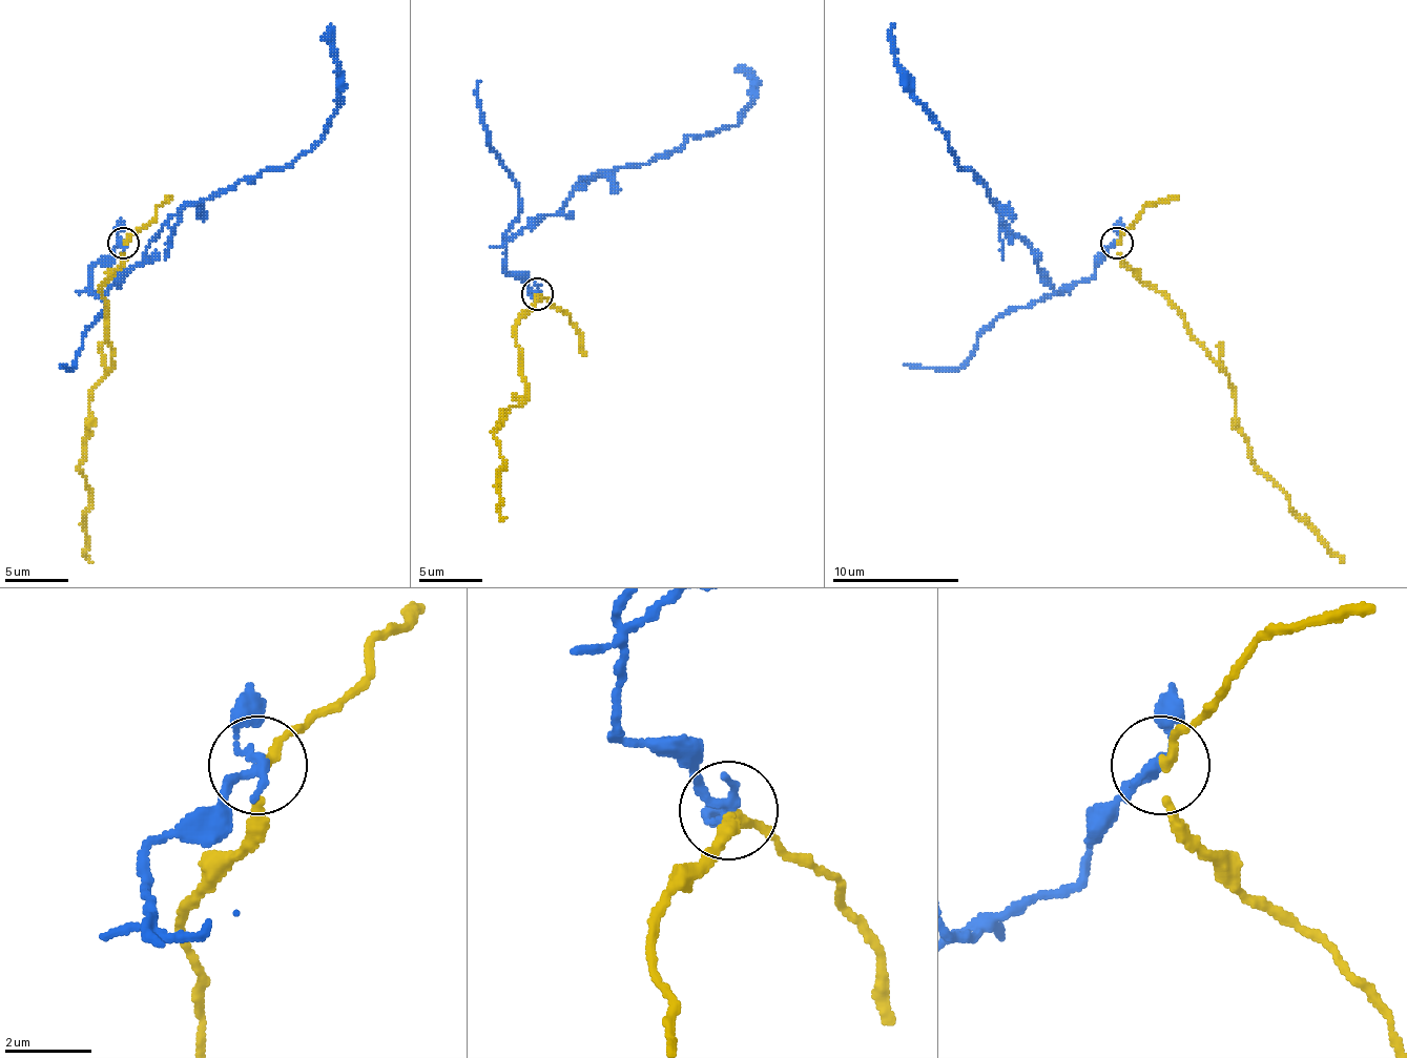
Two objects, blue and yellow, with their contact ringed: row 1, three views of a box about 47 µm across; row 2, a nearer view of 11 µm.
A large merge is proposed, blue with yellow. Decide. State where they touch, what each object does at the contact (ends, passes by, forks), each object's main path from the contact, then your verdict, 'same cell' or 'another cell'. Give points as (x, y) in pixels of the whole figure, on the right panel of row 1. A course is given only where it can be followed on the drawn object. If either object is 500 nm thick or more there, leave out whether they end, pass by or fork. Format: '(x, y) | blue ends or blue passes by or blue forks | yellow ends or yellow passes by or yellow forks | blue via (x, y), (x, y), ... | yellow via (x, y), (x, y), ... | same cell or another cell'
(1117, 243) | blue passes by | yellow passes by | blue via (1117, 244), (1095, 272), (1057, 291), (987, 186), (958, 167), (949, 139), (913, 94), (894, 56), (894, 24) | yellow via (1117, 244), (1120, 260), (1178, 310), (1187, 333), (1235, 390), (1235, 429), (1247, 444), (1247, 457), (1340, 562) | another cell

